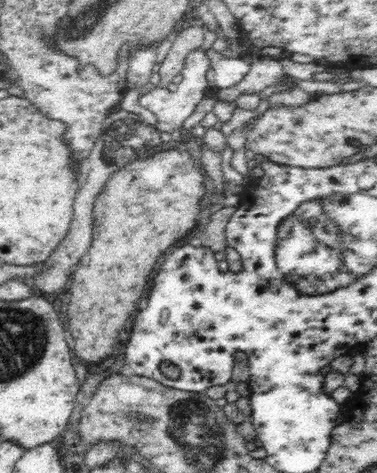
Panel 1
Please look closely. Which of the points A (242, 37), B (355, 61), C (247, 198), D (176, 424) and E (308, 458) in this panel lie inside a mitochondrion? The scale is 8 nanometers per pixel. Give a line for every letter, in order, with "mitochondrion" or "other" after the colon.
A: other
B: other
C: other
D: mitochondrion
E: other

